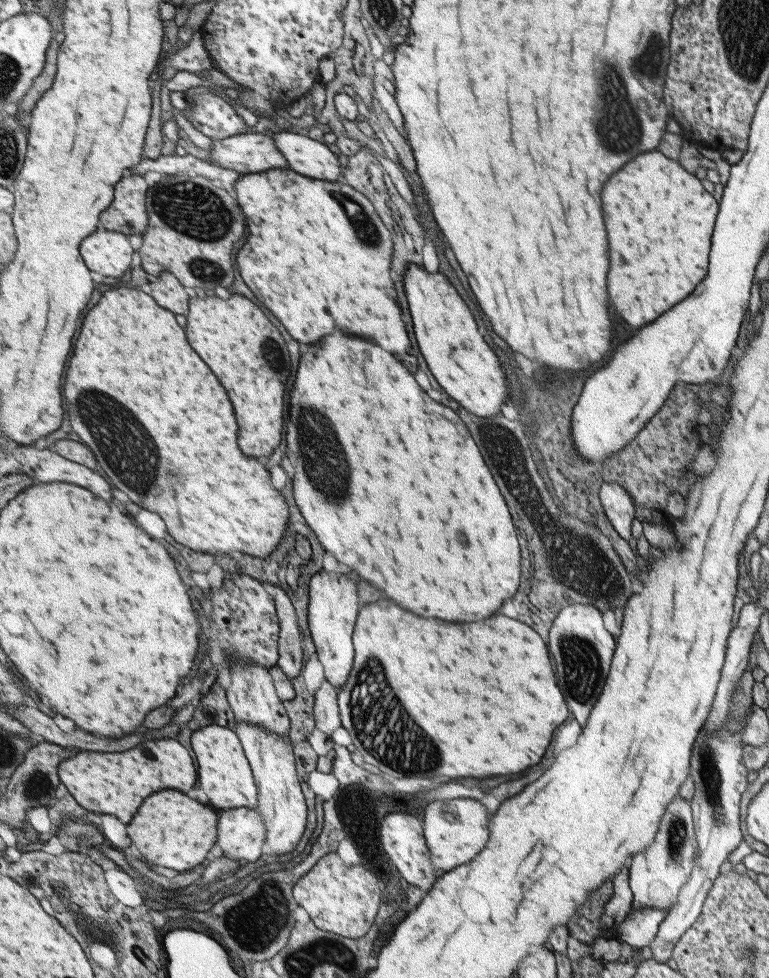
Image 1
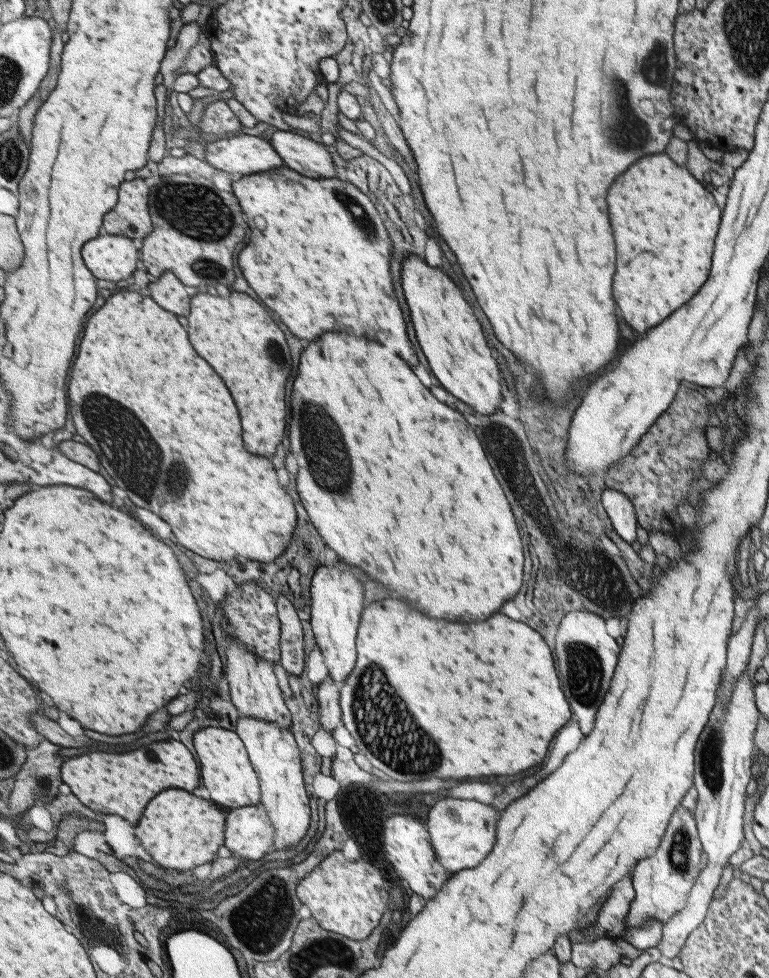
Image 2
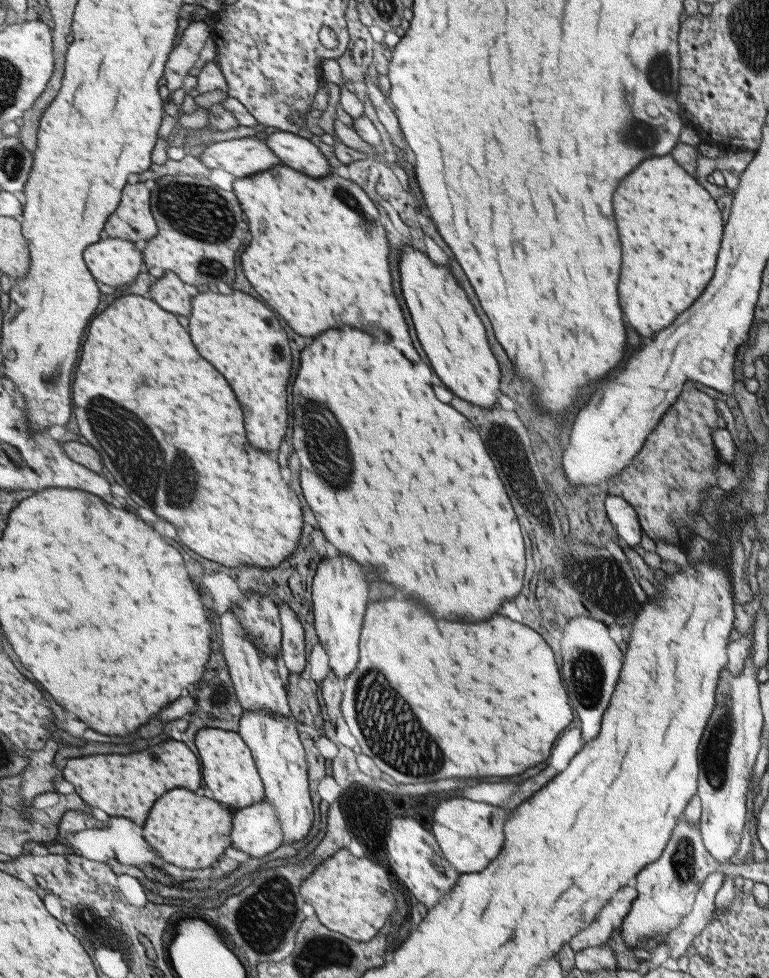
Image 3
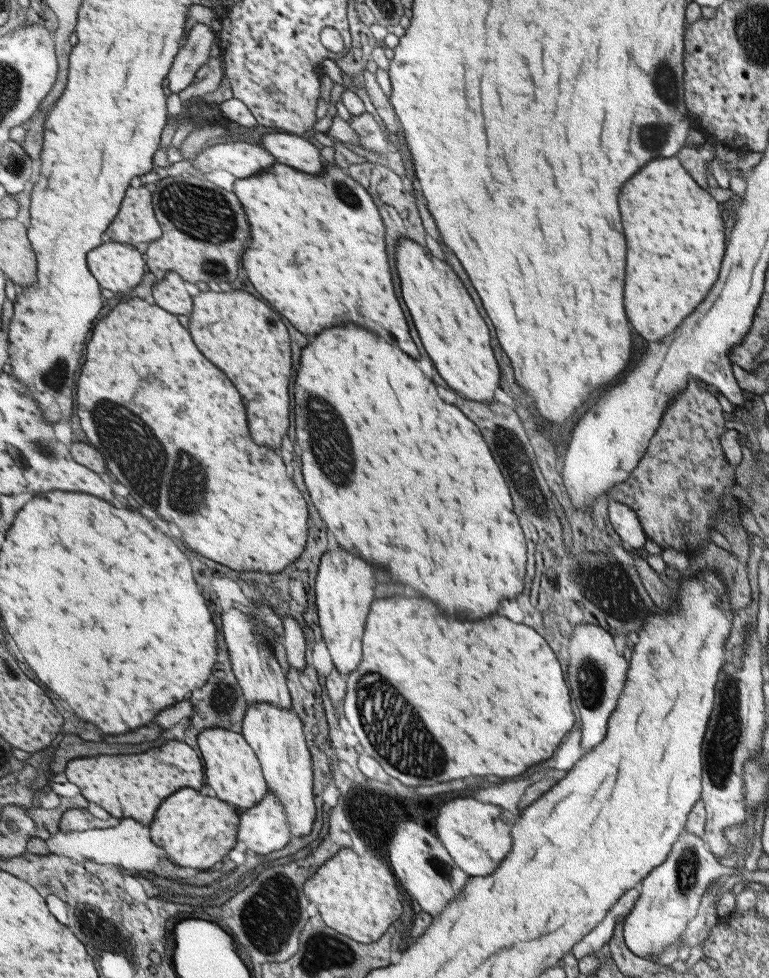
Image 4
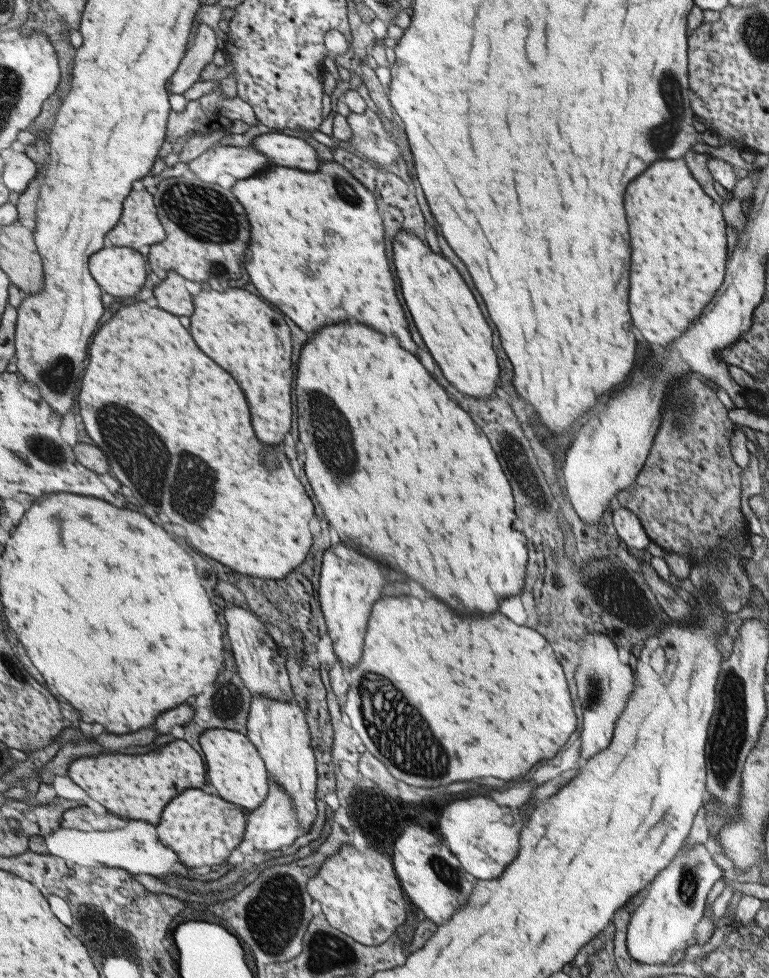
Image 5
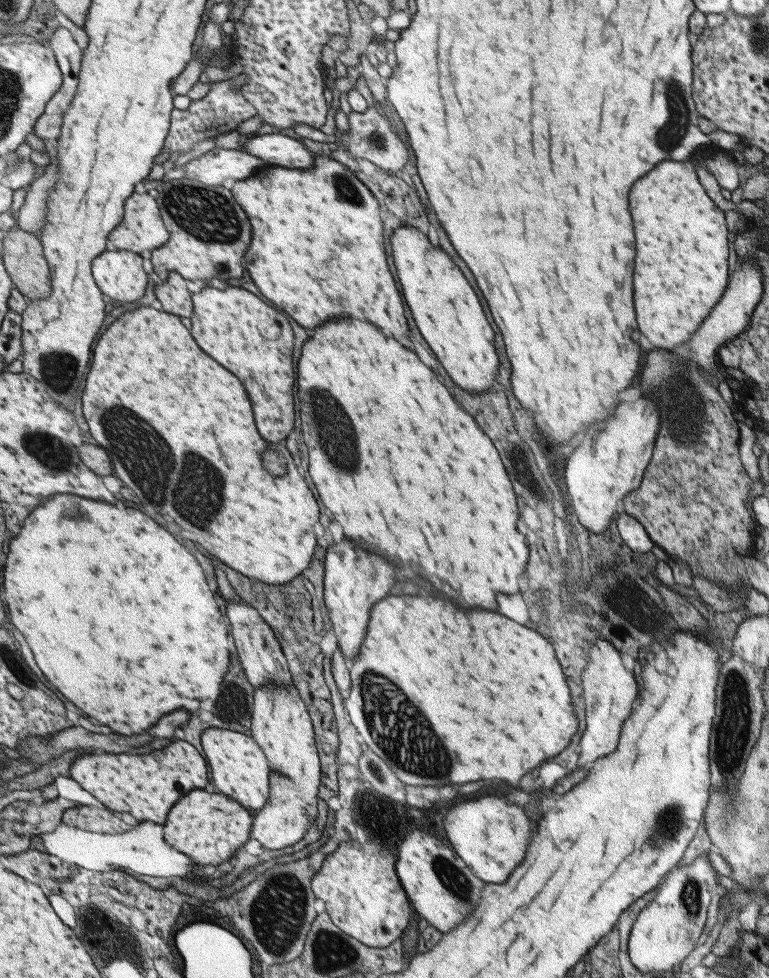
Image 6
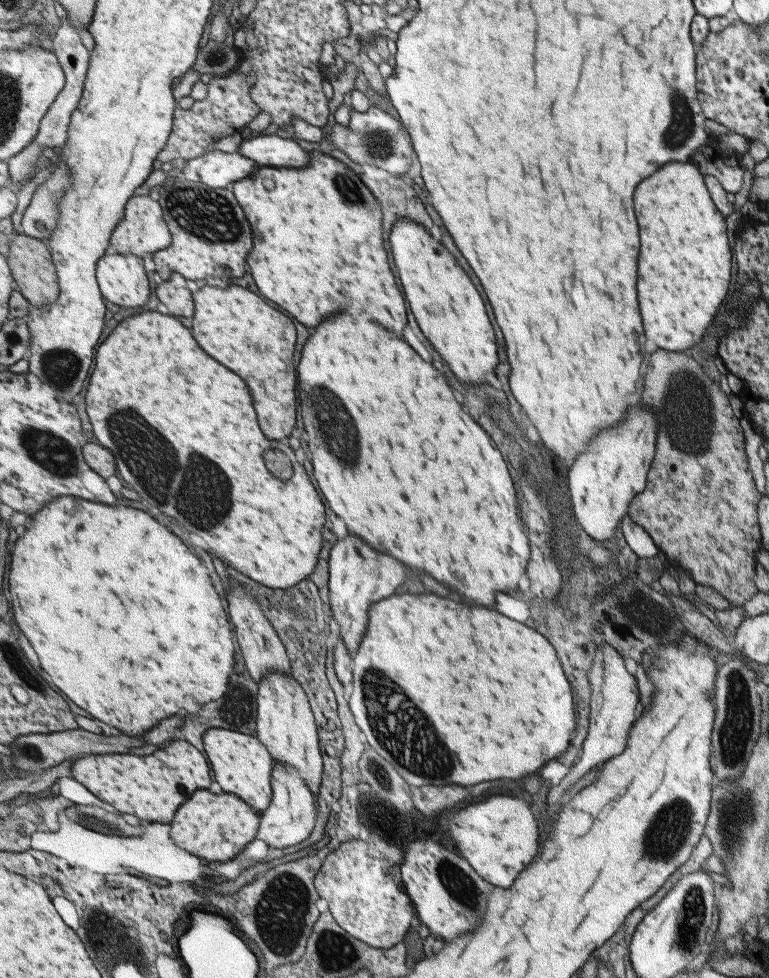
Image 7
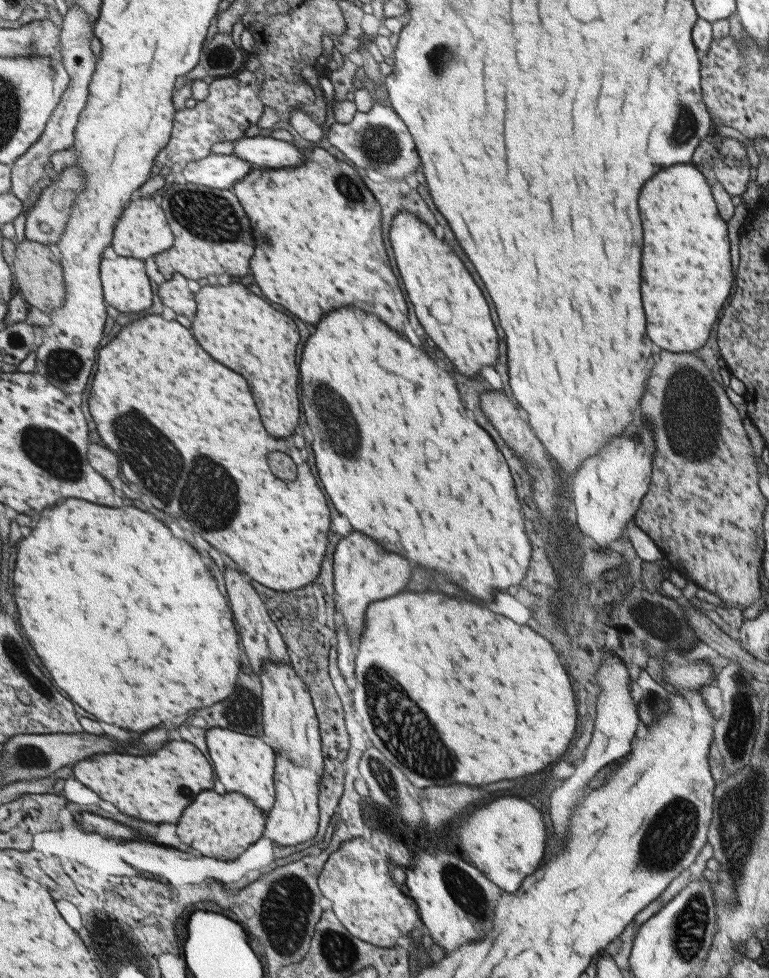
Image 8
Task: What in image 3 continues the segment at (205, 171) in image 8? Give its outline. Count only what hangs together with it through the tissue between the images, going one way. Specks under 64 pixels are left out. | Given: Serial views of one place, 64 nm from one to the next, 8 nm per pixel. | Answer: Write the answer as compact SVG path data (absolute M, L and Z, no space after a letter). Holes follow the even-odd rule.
M251 135L205 146L200 159L207 168L223 169L235 174L235 178L245 178L283 164L266 141Z

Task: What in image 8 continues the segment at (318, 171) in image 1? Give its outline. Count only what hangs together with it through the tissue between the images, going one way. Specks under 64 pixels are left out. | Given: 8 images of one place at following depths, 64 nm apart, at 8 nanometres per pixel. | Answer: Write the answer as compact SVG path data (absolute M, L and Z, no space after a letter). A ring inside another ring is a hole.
M267 136L243 137L233 142L234 154L255 168L287 168L303 162L303 152L292 143Z

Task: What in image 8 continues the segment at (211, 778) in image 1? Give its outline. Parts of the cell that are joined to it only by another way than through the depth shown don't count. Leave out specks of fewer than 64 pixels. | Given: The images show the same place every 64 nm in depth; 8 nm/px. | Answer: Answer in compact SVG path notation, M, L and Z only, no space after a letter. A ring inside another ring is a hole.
M213 728L209 732L210 760L215 760L214 770L218 772L227 792L238 792L255 801L265 812L270 811L278 796L275 784L277 752L262 737L249 736L226 728Z

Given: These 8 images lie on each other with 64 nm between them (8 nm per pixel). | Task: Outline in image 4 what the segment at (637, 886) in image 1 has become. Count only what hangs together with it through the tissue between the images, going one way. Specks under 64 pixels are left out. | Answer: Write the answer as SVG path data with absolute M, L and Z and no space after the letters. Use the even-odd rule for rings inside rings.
M683 830L676 840L669 858L654 868L640 882L640 893L623 920L623 940L625 946L639 958L654 960L668 946L678 944L687 923L696 915L702 895L711 880L725 874L725 867L715 859L714 854L705 849L701 838Z

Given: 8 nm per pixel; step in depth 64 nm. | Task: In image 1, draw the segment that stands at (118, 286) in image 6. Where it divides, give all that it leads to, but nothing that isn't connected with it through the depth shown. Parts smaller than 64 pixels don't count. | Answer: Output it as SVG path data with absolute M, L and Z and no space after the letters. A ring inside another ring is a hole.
M109 228L97 229L89 238L83 240L81 252L87 266L98 277L111 276L120 280L131 268L135 254L129 235Z

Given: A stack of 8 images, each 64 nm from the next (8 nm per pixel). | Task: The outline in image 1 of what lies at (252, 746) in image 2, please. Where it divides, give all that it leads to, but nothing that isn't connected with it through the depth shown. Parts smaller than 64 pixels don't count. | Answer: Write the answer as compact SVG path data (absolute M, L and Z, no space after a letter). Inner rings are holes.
M238 722L234 731L240 736L243 748L248 756L256 776L259 789L257 810L265 819L267 840L263 847L264 854L287 854L302 842L307 829L307 800L303 794L303 786L297 774L298 758L294 742L290 735L280 735L271 729L255 723Z

